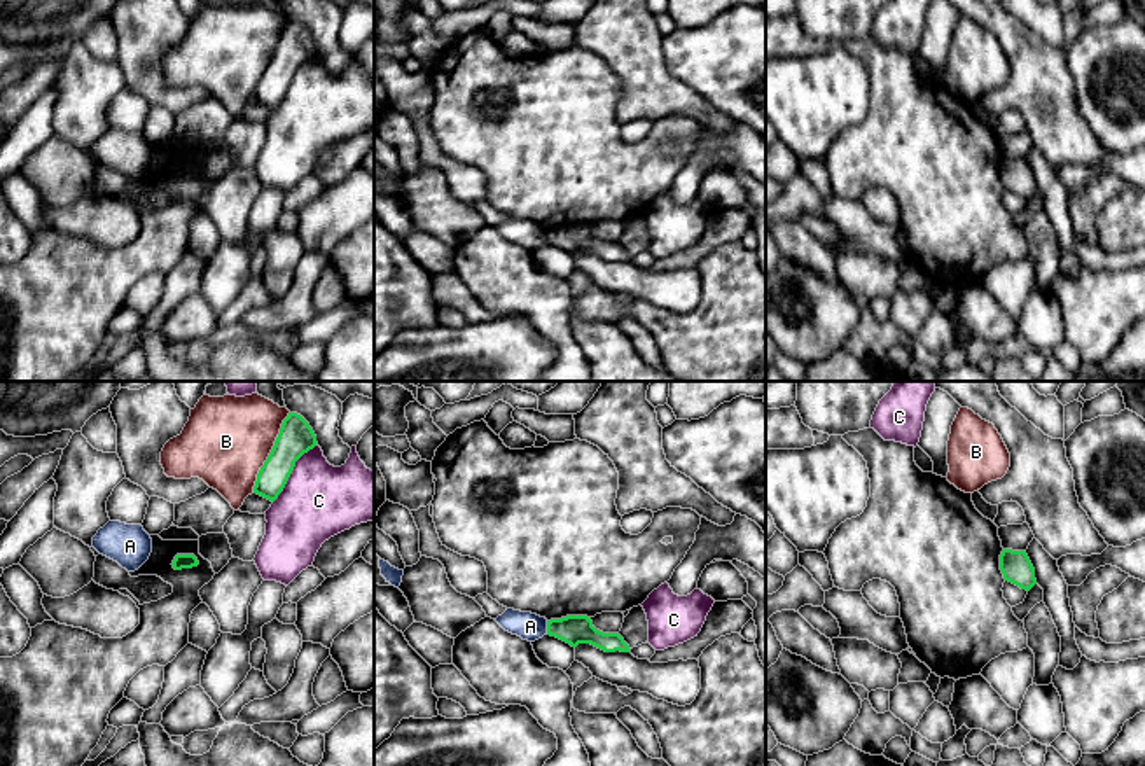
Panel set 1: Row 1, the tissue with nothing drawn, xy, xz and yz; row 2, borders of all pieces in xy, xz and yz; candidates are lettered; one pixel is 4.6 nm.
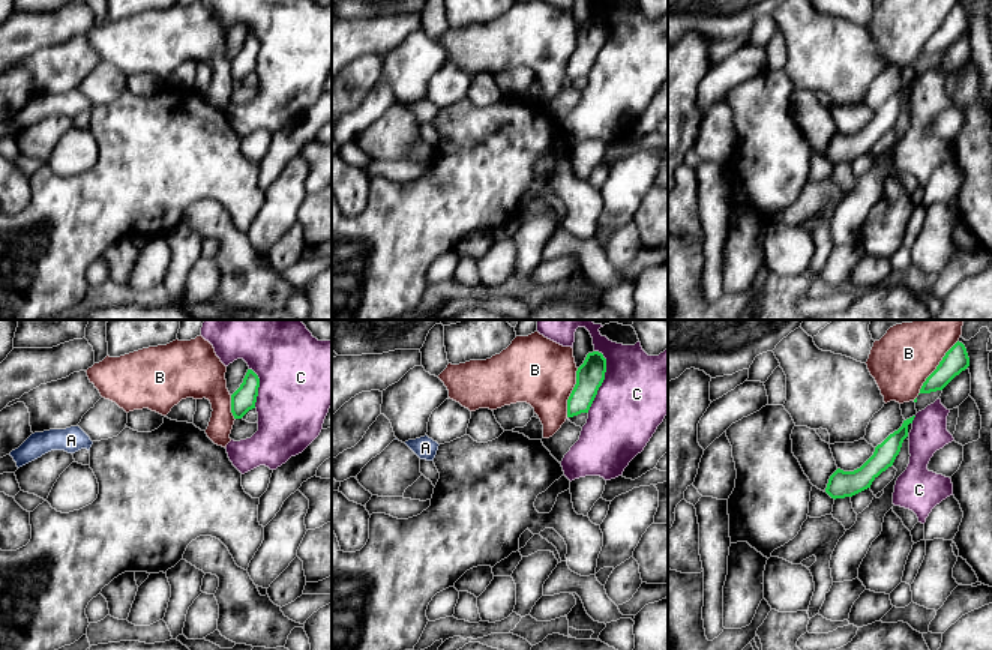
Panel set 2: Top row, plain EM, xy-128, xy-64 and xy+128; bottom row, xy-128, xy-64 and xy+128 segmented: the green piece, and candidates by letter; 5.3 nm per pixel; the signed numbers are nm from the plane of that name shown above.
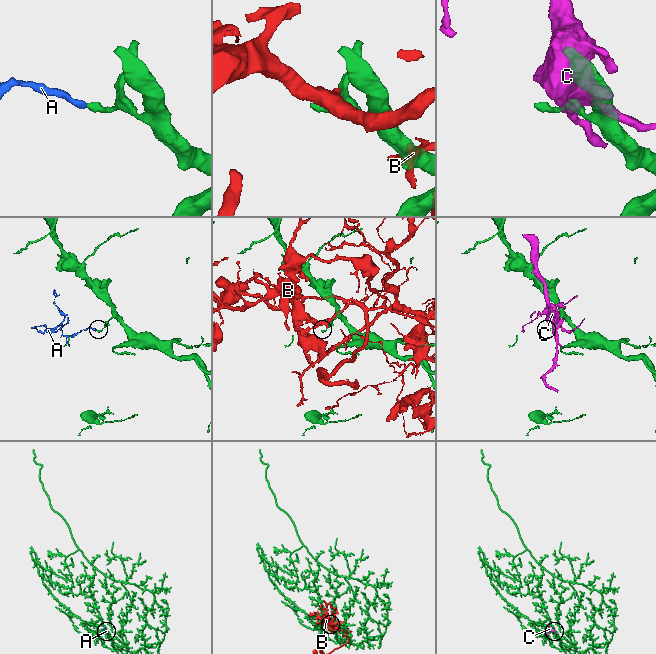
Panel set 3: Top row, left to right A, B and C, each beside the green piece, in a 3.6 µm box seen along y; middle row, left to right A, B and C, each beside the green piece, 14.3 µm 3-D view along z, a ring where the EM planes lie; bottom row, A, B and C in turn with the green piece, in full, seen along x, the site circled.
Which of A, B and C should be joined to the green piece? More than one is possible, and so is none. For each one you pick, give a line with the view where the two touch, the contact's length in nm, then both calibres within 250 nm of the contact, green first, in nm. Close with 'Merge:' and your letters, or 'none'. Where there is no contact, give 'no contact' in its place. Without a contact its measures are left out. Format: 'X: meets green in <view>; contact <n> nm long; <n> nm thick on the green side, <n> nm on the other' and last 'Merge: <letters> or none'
Merge: none

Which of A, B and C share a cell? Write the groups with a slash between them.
A / B / C

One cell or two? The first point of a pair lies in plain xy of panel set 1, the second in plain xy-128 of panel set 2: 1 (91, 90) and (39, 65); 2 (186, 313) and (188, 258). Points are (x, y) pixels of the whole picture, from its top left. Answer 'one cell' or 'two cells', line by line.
1: one cell
2: two cells

